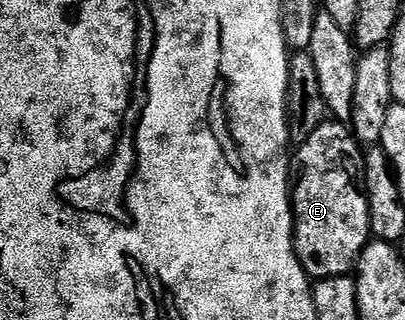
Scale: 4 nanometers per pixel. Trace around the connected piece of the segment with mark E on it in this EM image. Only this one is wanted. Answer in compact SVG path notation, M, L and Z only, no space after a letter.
M326 121L296 148L291 159L291 202L293 204L293 244L295 253L310 280L348 275L356 268L361 250L370 242L369 210L365 196L365 156L362 144L353 138L344 123Z

